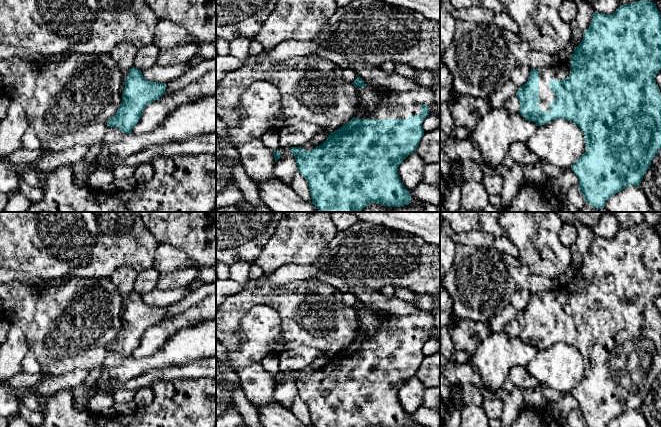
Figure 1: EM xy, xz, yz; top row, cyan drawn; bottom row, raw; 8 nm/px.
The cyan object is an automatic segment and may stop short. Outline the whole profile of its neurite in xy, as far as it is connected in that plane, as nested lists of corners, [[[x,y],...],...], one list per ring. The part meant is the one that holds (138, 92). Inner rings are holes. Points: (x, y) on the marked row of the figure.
[[[131,68],[125,80],[122,103],[107,122],[107,127],[119,128],[125,134],[131,133],[145,107],[165,95],[165,91],[165,83],[150,82],[143,77],[141,70]]]

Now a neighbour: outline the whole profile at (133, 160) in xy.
[[[216,132],[206,136],[198,136],[191,140],[164,145],[153,145],[142,152],[128,156],[122,161],[115,161],[113,164],[108,165],[100,165],[98,168],[105,168],[112,171],[119,164],[129,165],[135,168],[143,162],[150,162],[157,156],[172,157],[177,155],[197,155],[201,153],[216,154]]]

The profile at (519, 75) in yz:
[[[521,66],[513,69],[510,74],[510,80],[517,86],[524,85],[530,76],[531,68],[528,66]]]

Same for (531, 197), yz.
[[[525,182],[506,212],[561,212],[560,202],[549,185]]]

